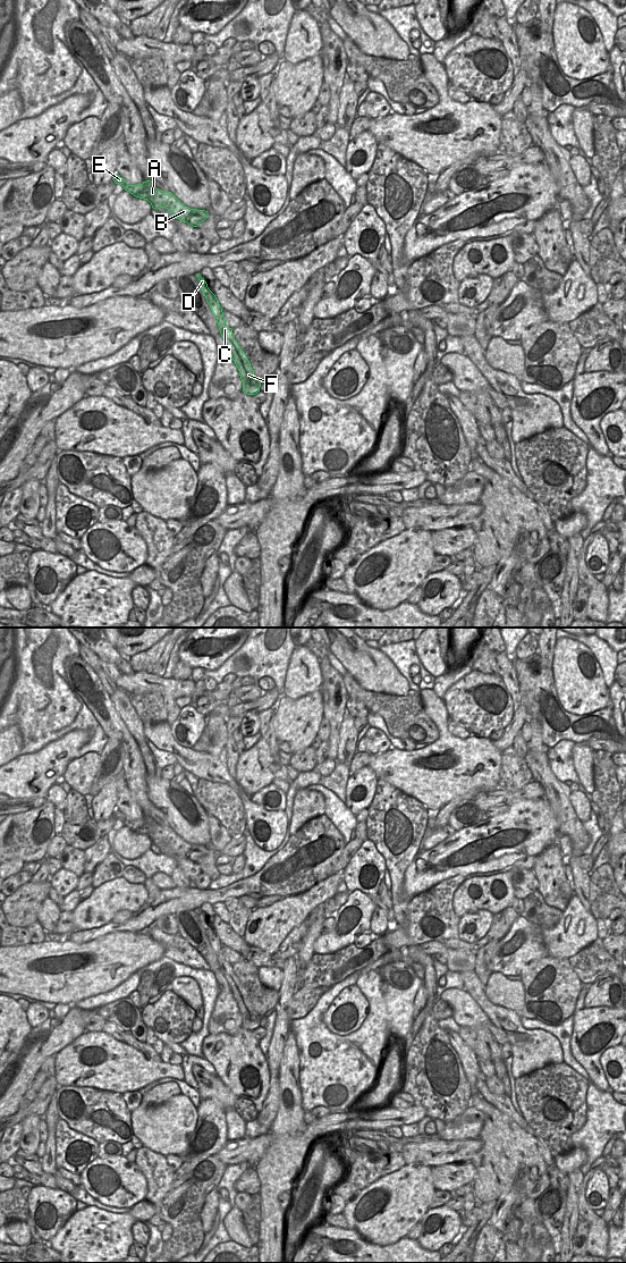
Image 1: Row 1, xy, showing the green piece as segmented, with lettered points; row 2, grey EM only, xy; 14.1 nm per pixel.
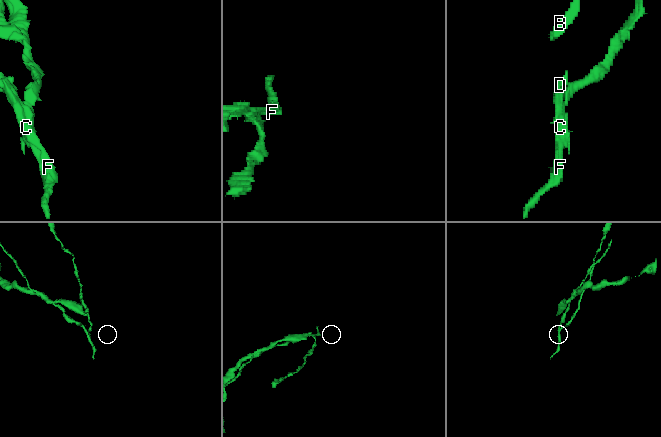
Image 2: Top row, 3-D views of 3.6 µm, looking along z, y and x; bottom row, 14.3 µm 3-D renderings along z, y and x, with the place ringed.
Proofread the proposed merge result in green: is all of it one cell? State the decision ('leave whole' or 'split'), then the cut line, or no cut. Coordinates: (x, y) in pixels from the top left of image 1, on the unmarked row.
split | xy (217, 936), (210, 943)

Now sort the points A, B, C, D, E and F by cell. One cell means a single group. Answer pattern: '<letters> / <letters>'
A B D E / C F

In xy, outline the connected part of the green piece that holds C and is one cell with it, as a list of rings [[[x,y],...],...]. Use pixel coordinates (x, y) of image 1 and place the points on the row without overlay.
[[[213,937],[210,943],[217,954],[220,969],[231,990],[231,993],[239,1007],[243,1018],[243,1027],[247,1030],[255,1030],[260,1027],[261,1017],[254,1010],[251,999],[232,970],[232,965],[226,960],[222,943],[219,937]]]

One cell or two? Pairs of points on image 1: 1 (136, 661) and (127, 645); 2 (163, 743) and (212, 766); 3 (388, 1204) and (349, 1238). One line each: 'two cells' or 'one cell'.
1: two cells
2: one cell
3: two cells

